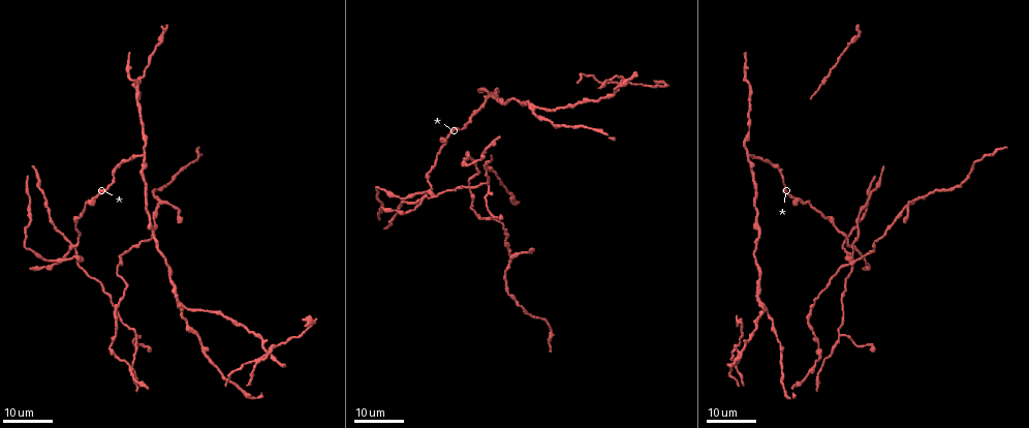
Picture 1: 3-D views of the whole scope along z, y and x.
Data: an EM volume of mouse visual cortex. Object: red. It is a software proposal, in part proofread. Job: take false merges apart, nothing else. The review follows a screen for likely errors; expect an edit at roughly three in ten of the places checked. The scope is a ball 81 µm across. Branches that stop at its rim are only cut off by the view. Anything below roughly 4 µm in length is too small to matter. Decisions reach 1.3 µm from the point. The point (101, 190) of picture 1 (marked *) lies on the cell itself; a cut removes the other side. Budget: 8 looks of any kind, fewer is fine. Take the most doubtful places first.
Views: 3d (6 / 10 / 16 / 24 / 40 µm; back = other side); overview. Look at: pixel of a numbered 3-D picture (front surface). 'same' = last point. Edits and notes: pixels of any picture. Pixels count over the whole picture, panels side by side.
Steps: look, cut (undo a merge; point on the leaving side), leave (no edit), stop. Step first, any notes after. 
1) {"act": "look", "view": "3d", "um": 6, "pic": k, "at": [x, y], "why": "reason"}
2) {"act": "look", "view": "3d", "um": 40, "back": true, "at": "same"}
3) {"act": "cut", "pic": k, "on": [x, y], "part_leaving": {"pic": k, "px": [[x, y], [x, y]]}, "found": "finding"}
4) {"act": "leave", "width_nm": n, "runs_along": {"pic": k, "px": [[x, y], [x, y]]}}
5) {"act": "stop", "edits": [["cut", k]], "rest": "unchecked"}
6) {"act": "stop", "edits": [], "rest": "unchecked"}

{"act": "look", "view": "3d", "um": 16, "pic": 1, "at": [853, 245], "why": "four or more arms meet"}

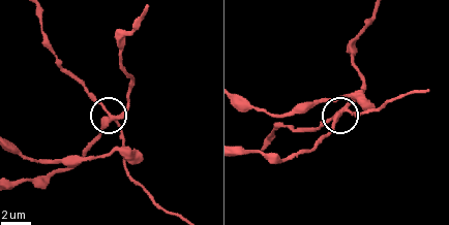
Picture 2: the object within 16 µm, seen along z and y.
{"act": "look", "view": "3d", "um": 6, "pic": 2, "at": [344, 108]}

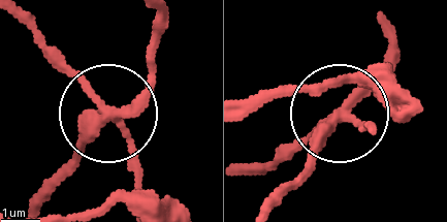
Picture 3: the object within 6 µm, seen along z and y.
{"act": "cut", "pic": 3, "on": [133, 160], "width_nm": 290, "found": "a second cell is stuck on"}

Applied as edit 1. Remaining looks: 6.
{"act": "look", "view": "3d", "um": 16, "pic": 1, "at": [740, 351], "why": "looks like a crossing"}

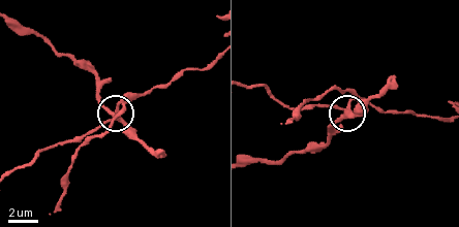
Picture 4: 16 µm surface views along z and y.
{"act": "look", "view": "3d", "um": 10, "pic": 4, "at": [349, 109]}

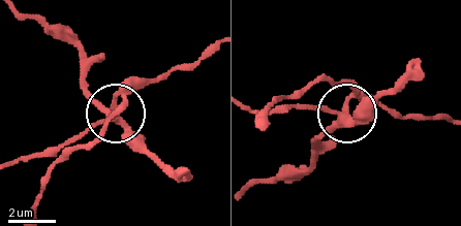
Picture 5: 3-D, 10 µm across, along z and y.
{"act": "cut", "pic": 5, "on": [80, 138], "width_nm": 290, "found": "a second cell is stuck on"}

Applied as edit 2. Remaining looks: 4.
{"act": "look", "view": "3d", "um": 16, "pic": 1, "at": [512, 257], "why": "a fork"}

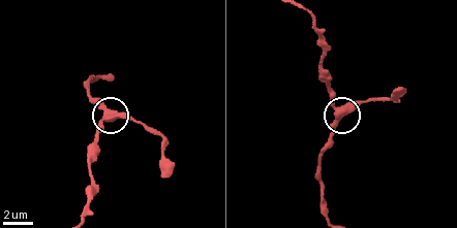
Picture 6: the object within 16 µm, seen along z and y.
{"act": "look", "view": "3d", "um": 6, "pic": 6, "at": [113, 112]}

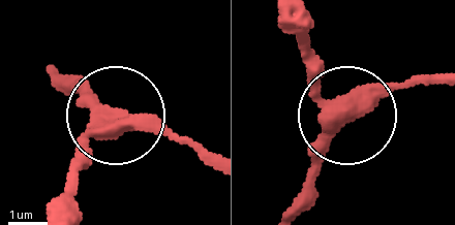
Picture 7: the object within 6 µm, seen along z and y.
{"act": "leave", "arms": 3, "runs_along": {"pic": 7, "px": [[53, 211], [89, 141], [119, 116], [194, 141]]}, "found": "continuous, no second cell"}

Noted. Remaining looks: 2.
{"act": "look", "view": "3d", "um": 24, "pic": 1, "at": [749, 154], "why": "branch point"}

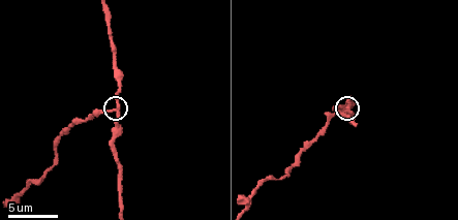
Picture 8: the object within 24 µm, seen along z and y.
{"act": "look", "view": "3d", "um": 6, "pic": 8, "at": [118, 109], "why": "zoom in"}

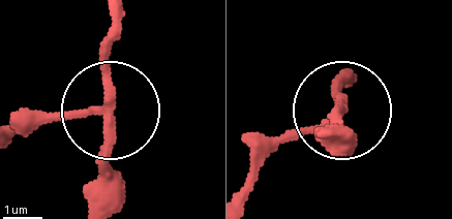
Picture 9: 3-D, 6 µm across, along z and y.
{"act": "leave", "found": "continuous, no second cell"}

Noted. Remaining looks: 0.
{"act": "stop", "edits": [["cut", 3], ["cut", 5]], "rest": "unchecked"}

